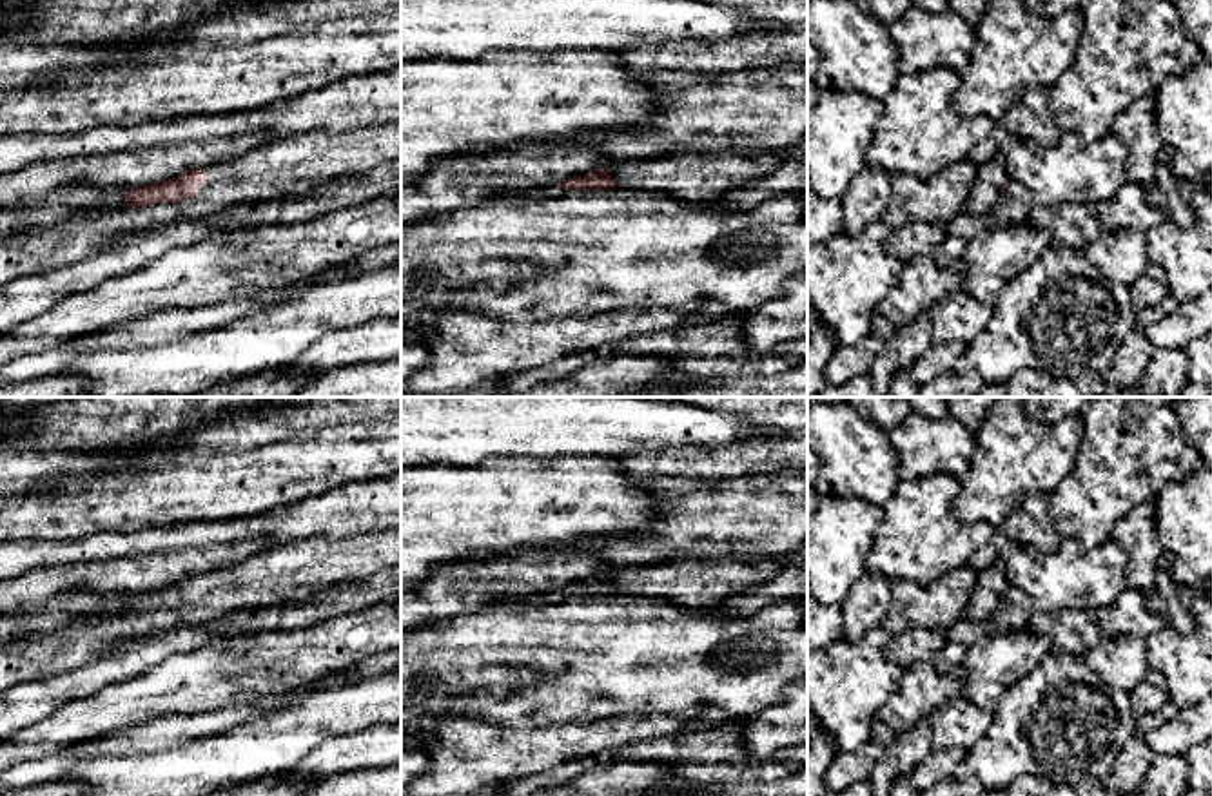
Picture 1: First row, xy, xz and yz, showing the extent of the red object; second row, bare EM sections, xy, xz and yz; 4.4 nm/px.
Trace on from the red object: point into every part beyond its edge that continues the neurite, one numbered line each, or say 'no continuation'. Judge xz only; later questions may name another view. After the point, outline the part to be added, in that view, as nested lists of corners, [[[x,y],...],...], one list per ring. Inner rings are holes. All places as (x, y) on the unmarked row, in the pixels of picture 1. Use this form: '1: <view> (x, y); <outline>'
1: xz (703, 584); [[[729,557],[717,560],[677,560],[644,568],[619,568],[611,573],[617,595],[637,598],[664,598],[682,607],[717,609],[718,604],[751,586],[773,580],[784,571],[795,573],[795,564],[787,558],[767,557]]]

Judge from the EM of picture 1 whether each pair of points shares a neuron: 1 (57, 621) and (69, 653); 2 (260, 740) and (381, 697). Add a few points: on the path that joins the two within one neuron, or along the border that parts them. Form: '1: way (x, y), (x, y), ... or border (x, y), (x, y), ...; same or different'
1: border (102, 619), (91, 624), (62, 626), (19, 639); different
2: way (291, 733), (322, 713), (351, 709); same

